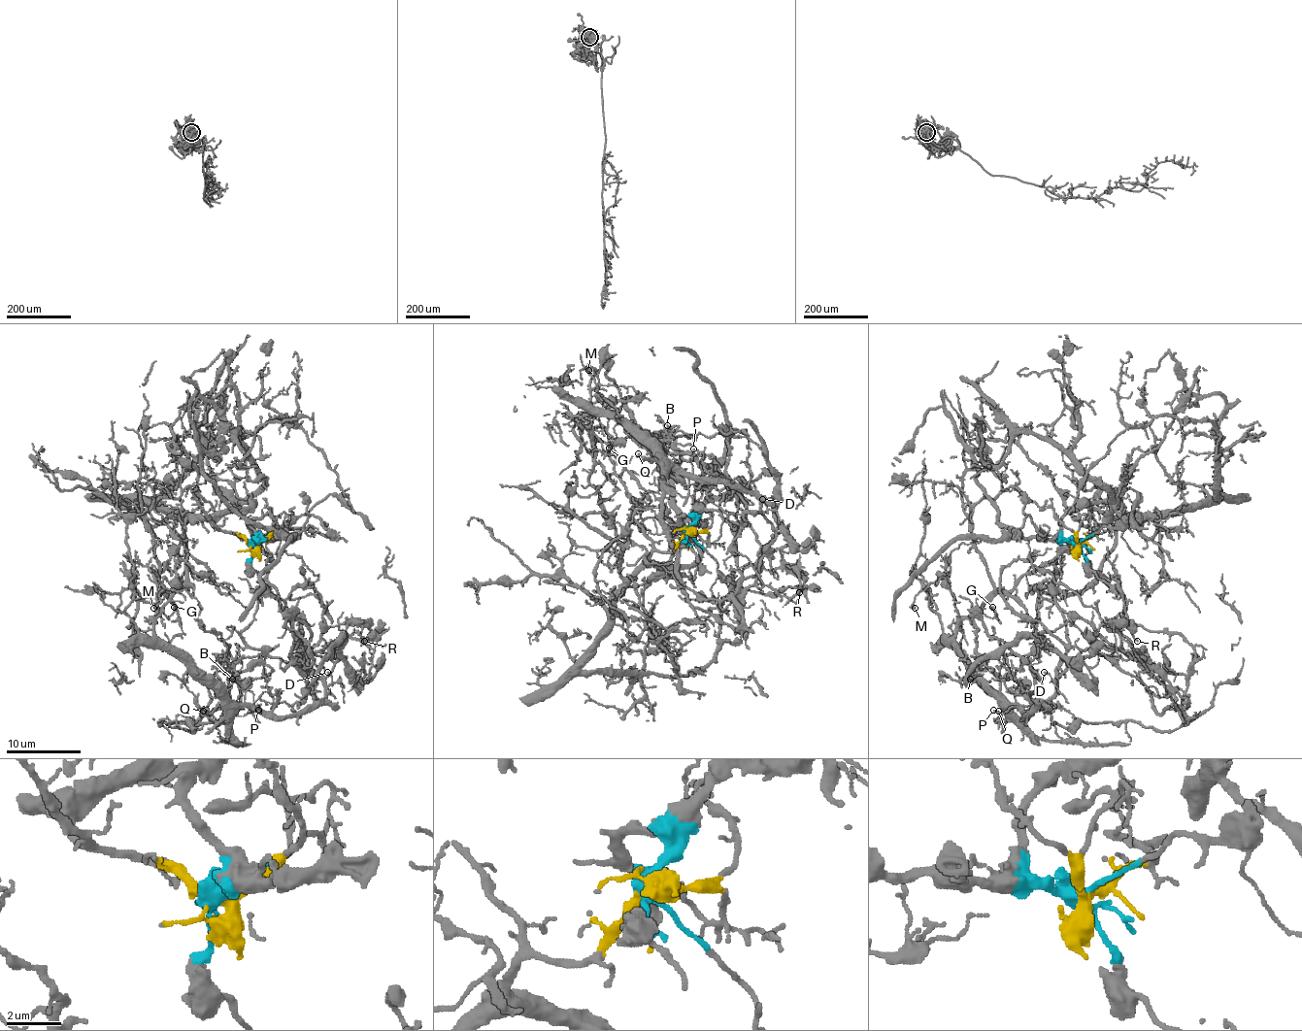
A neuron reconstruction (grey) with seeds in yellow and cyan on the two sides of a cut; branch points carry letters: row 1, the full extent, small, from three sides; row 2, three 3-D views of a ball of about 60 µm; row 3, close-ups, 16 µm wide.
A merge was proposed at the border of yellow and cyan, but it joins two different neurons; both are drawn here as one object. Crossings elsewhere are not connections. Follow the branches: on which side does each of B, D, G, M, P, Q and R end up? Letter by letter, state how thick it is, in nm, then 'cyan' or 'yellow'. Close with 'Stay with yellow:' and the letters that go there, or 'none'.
B: 140 nm | cyan
D: 110 nm | cyan
G: 120 nm | cyan
M: 150 nm | cyan
P: 100 nm | cyan
Q: 130 nm | cyan
R: 120 nm | cyan
Stay with yellow: none

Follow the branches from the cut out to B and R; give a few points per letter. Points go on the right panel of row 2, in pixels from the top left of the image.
B: (1078, 543), (999, 522), (946, 397), (1001, 481), (954, 648), (999, 688), (1003, 656), (970, 679)
R: (1078, 543), (999, 522), (946, 397), (1001, 481), (958, 654), (1023, 716), (1104, 624), (1138, 642)

